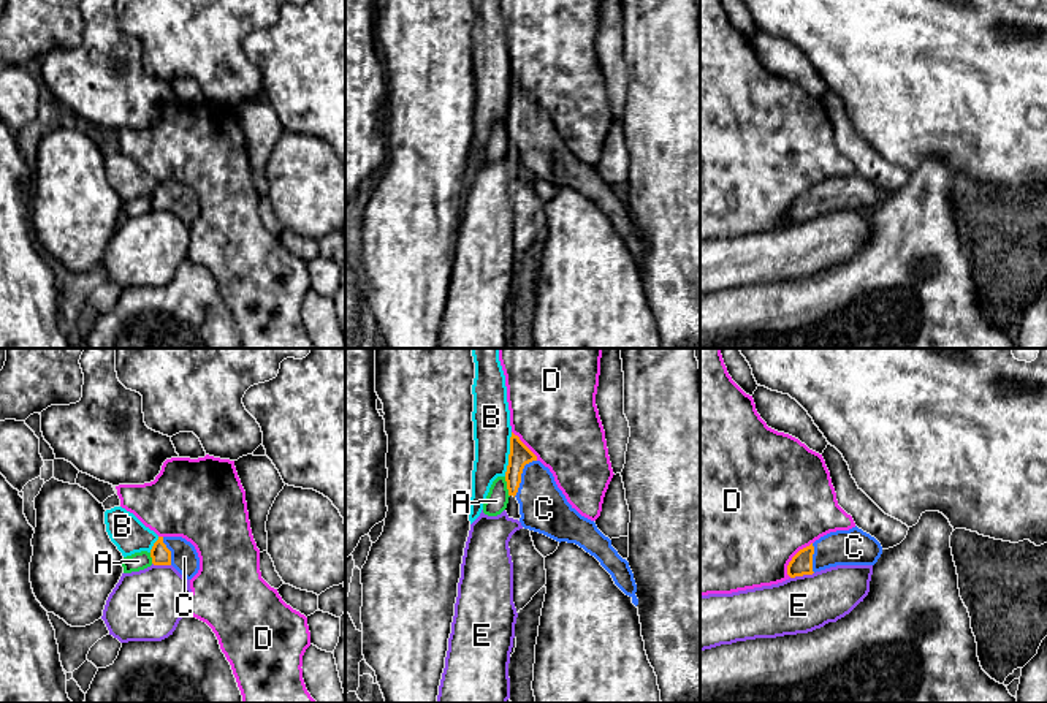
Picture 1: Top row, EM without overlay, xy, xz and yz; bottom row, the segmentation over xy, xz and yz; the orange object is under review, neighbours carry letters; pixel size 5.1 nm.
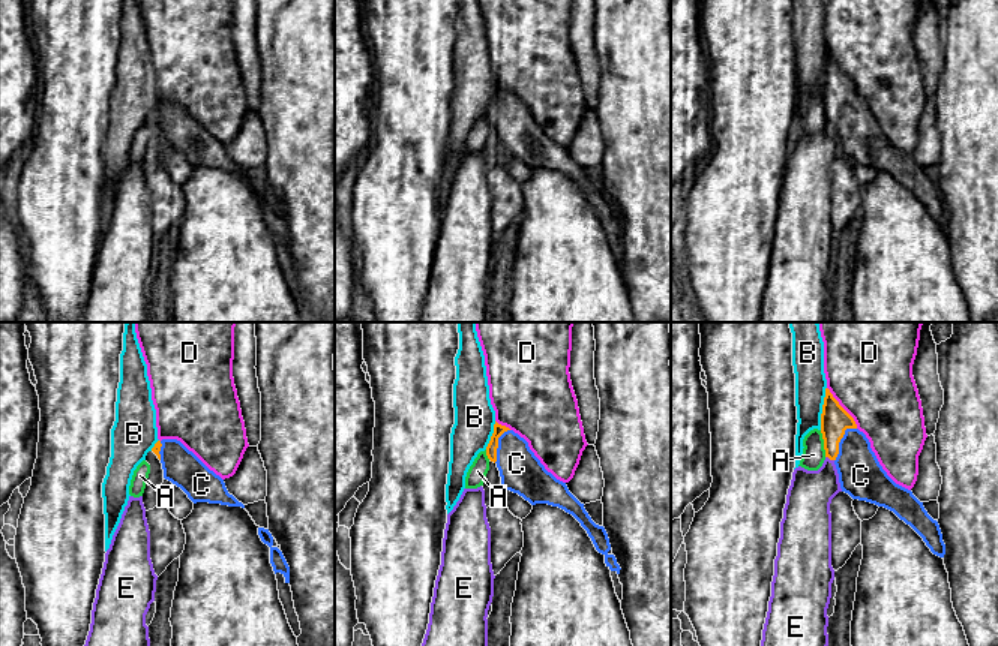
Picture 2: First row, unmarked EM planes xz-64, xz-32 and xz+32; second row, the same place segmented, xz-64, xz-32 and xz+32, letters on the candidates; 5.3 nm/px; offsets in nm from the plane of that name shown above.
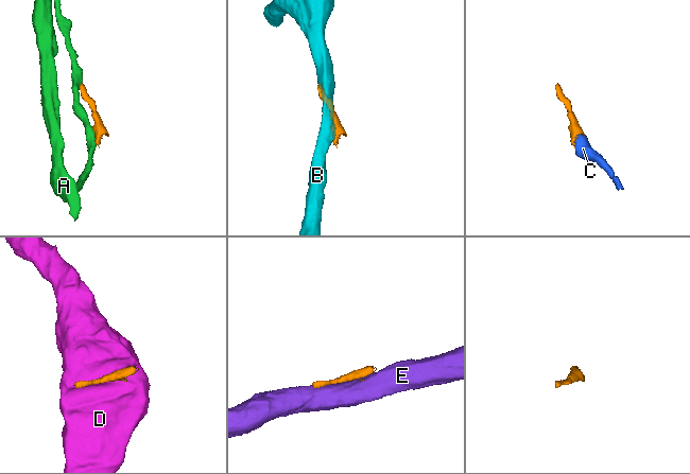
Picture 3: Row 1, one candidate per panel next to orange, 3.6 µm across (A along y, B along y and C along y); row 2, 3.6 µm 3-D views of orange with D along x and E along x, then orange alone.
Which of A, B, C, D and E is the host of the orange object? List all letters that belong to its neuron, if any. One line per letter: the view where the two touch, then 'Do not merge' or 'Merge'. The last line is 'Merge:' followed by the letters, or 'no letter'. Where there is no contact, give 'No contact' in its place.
A: Touches orange in xz. Do not merge
B: Touches orange in xz. Do not merge
C: Touches orange in xz. Merge
D: Touches orange in yz. Do not merge
E: Touches orange in yz. Do not merge
Merge: C

